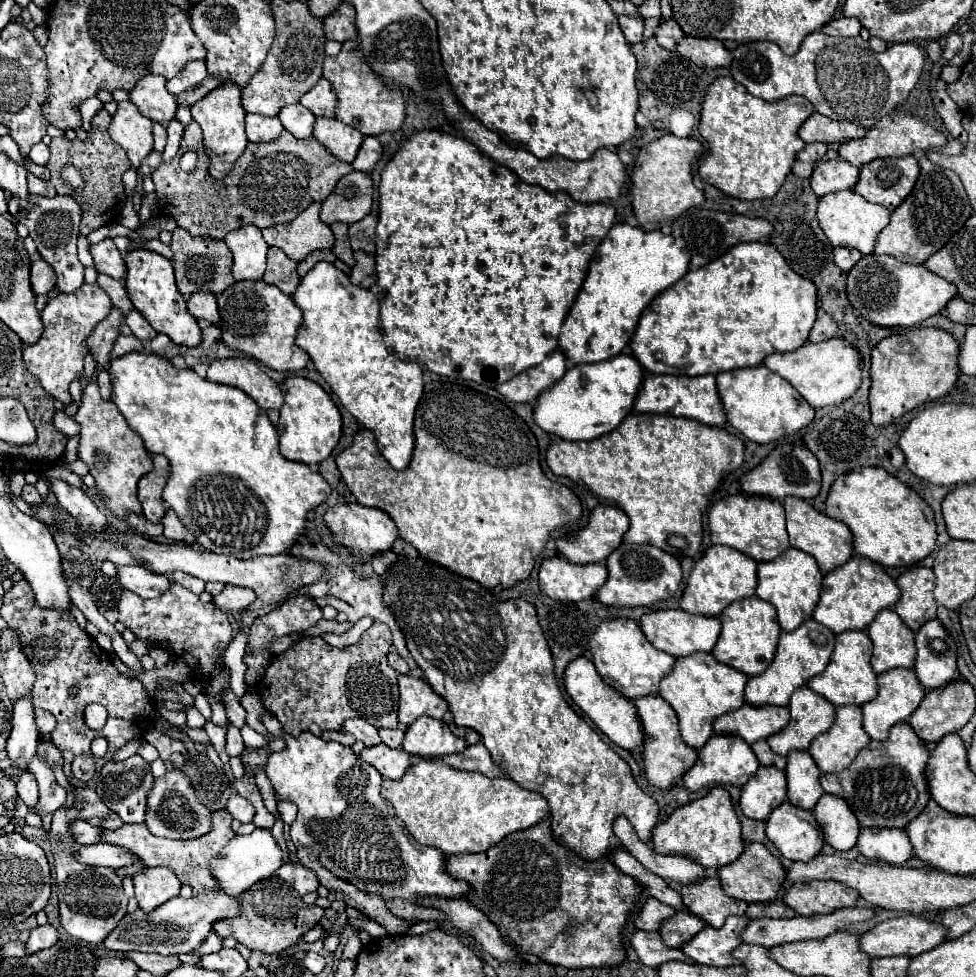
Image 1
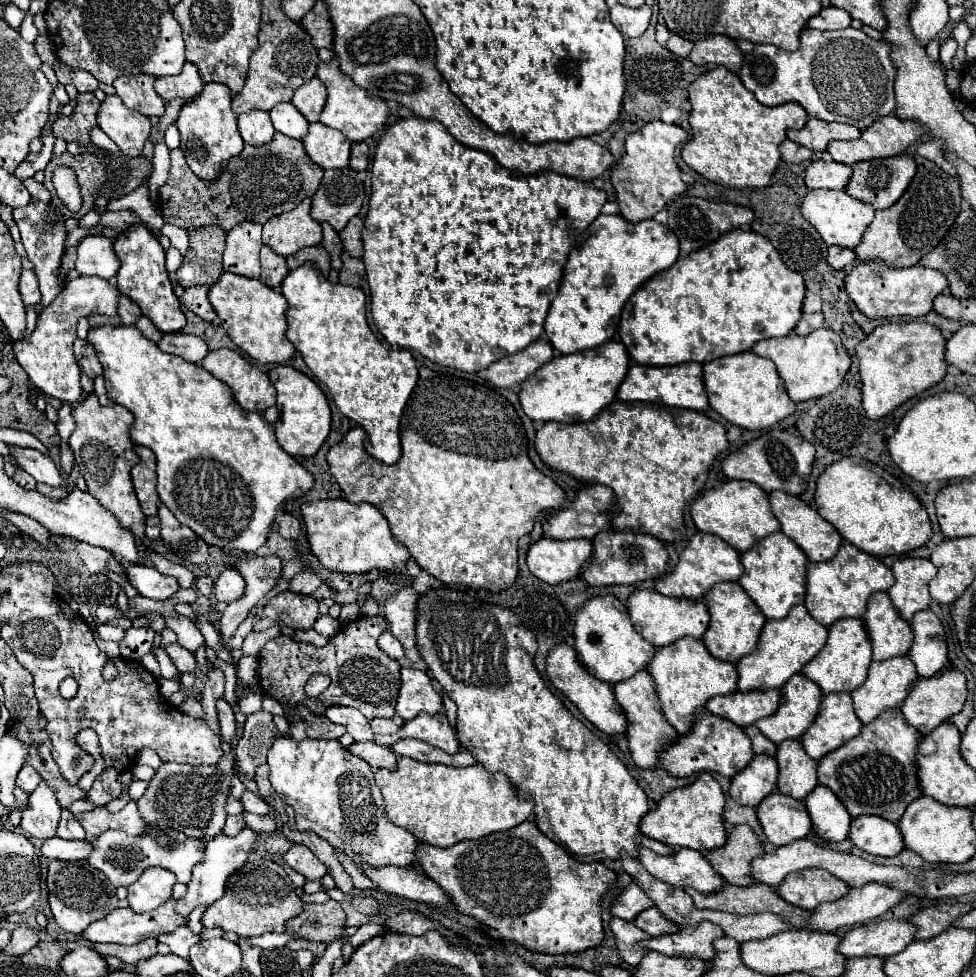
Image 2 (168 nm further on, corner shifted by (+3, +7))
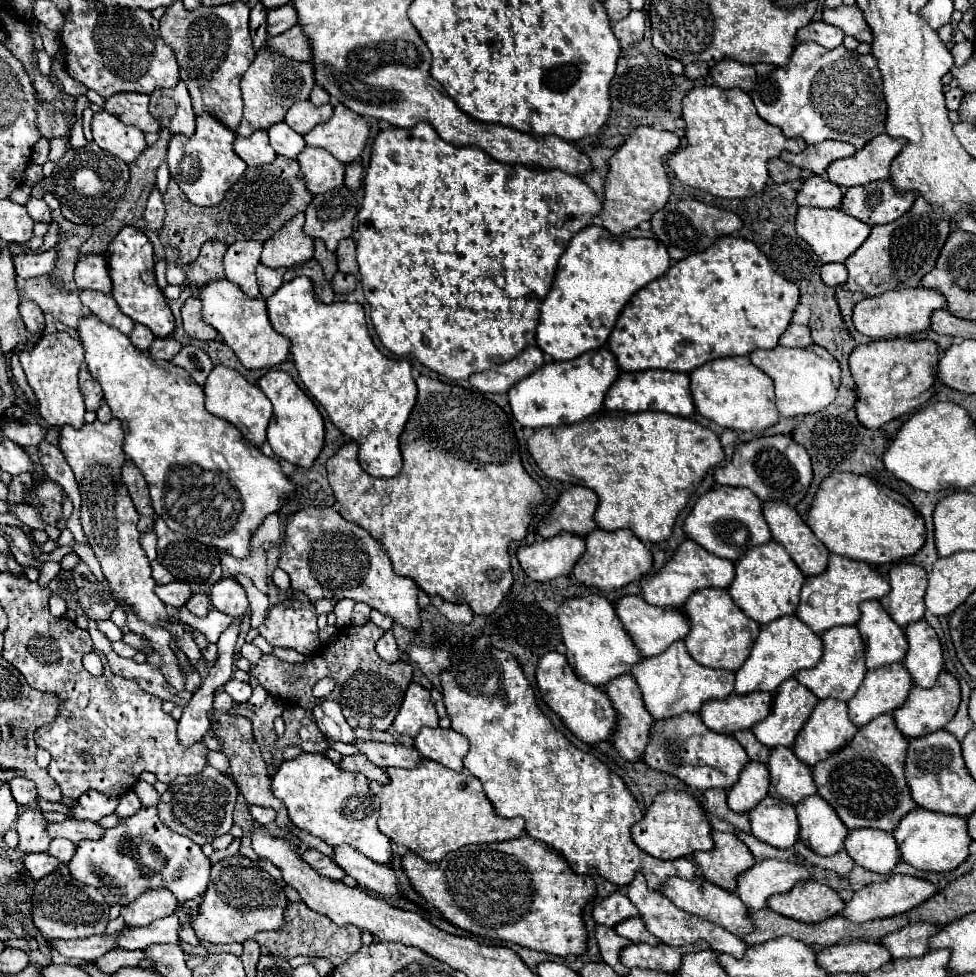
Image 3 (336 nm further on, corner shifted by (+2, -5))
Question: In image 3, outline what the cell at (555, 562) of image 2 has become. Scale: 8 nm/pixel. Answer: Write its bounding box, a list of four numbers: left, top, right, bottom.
[518,533,586,581]

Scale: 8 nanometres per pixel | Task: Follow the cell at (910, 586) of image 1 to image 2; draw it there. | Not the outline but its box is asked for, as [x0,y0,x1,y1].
[887,557,937,621]

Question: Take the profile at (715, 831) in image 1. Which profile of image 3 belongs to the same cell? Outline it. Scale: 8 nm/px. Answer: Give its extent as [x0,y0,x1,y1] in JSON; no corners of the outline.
[632,791,712,859]

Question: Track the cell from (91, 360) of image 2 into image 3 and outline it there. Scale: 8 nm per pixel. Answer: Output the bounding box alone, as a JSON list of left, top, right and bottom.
[80,369,104,411]

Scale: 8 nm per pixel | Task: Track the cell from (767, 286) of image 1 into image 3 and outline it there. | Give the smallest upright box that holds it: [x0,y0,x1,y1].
[608,237,798,373]

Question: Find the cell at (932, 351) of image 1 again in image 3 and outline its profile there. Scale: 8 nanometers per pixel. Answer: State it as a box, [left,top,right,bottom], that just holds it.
[850,339,938,429]

